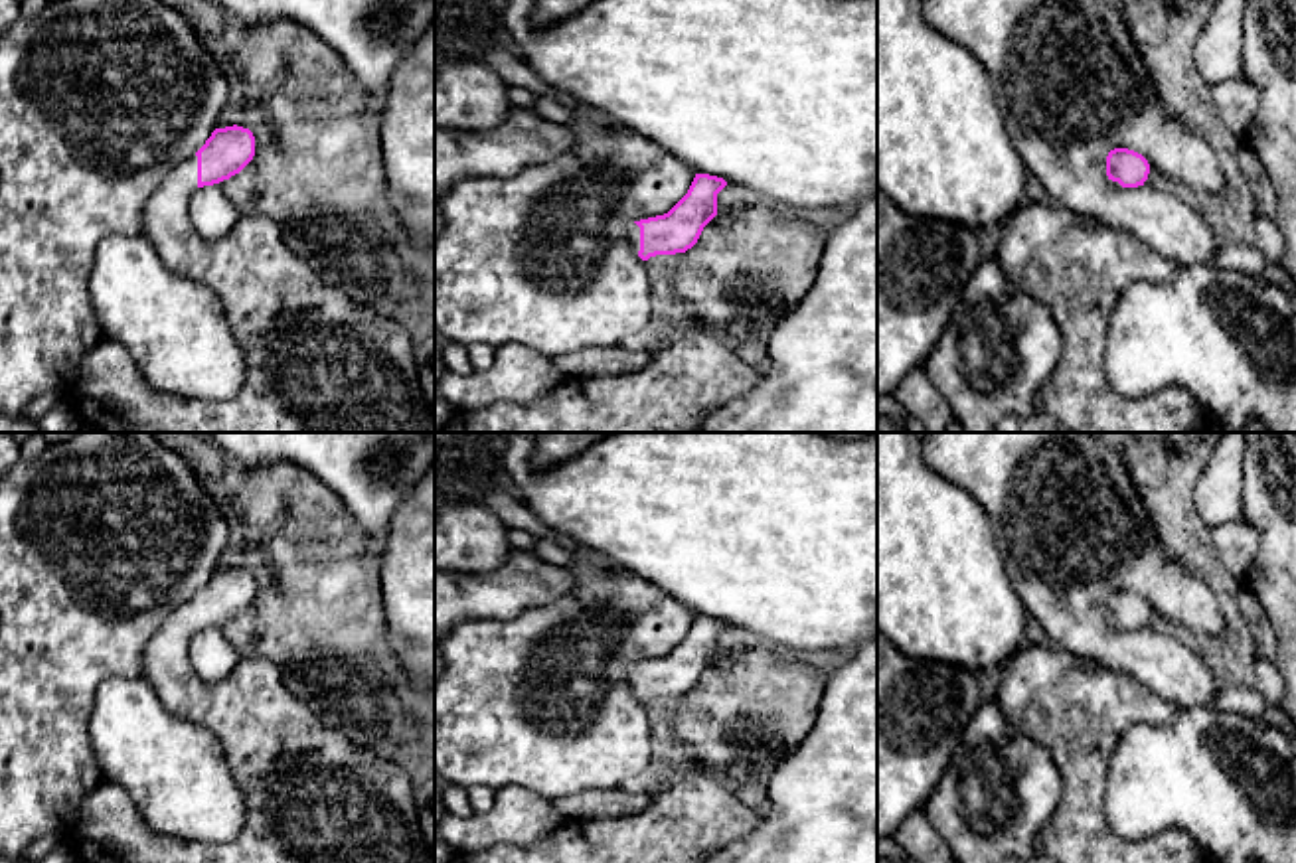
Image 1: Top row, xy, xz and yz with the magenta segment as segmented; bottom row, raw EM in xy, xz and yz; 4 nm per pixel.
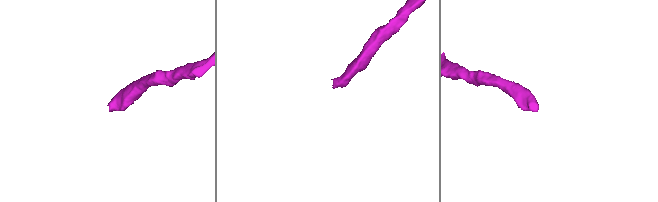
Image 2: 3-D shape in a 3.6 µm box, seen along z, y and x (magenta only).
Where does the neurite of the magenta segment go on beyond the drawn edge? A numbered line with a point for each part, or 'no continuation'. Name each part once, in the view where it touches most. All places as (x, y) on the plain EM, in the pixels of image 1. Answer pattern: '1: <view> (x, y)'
1: xy (313, 796)

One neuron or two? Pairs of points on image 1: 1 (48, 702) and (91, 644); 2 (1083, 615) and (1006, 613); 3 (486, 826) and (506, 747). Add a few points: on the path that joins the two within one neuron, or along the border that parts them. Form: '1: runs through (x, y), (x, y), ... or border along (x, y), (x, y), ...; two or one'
1: runs through (48, 688), (78, 658); one
2: border along (1006, 571), (1032, 617); two
3: border along (496, 788), (524, 786), (542, 796); two

